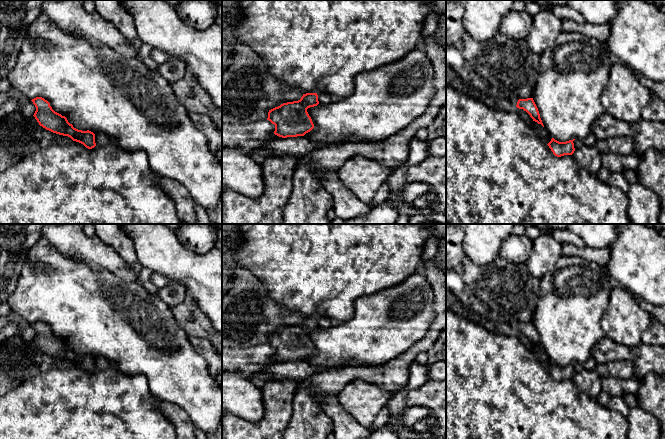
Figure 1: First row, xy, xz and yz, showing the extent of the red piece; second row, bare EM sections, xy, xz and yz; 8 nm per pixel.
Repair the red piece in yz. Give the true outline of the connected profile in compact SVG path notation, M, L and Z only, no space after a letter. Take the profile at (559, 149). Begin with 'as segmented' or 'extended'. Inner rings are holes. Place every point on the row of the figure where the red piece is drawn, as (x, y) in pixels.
extended | M554 138L547 144L553 154L557 157L561 157L564 155L572 155L574 151L580 147L582 147L583 140L573 139L566 142L559 142Z

